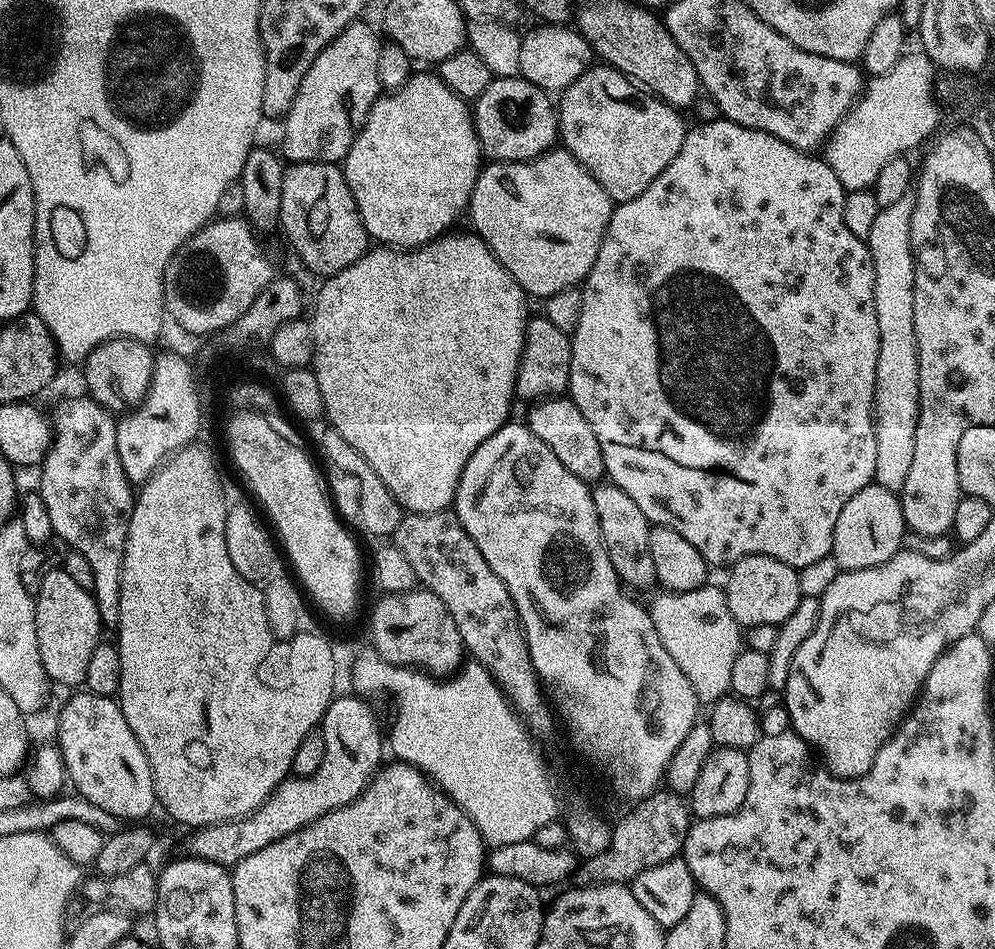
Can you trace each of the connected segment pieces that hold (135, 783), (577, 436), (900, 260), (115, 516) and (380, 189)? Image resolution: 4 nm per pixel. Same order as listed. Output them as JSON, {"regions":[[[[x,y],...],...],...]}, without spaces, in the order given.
{"regions":[[[[80,690],[65,702],[55,737],[67,779],[82,798],[103,806],[121,822],[140,822],[157,807],[158,801],[150,762],[130,730],[119,703],[111,696]]],[[[561,394],[546,400],[537,400],[529,408],[532,409],[526,417],[528,429],[538,438],[542,438],[542,442],[546,442],[550,450],[554,450],[558,462],[562,462],[562,466],[566,466],[570,474],[582,478],[589,486],[605,479],[602,446],[598,446],[598,438],[594,435],[594,429],[590,427],[590,422],[586,422],[582,410],[578,410],[574,401],[567,395]]],[[[907,192],[890,206],[880,209],[866,241],[874,266],[874,310],[878,314],[878,338],[880,339],[874,409],[878,442],[875,483],[897,494],[906,482],[906,474],[910,474],[910,462],[914,459],[914,430],[918,416],[918,350],[914,338],[914,258],[910,246],[910,218],[914,218],[915,201],[915,195]]],[[[84,394],[62,401],[50,412],[50,419],[52,444],[38,468],[38,491],[50,513],[53,533],[61,536],[71,551],[82,554],[90,562],[90,570],[94,570],[94,586],[90,591],[98,606],[101,625],[116,626],[120,623],[120,567],[134,503],[134,486],[122,470],[116,449],[116,420],[107,408]]],[[[417,71],[398,89],[389,91],[376,97],[372,103],[370,114],[366,122],[360,128],[360,132],[354,138],[350,150],[344,155],[342,161],[344,177],[350,186],[350,194],[356,203],[358,214],[362,218],[362,226],[367,230],[369,237],[377,245],[395,248],[397,250],[411,250],[421,248],[424,244],[429,244],[432,240],[439,240],[441,236],[449,231],[448,228],[456,220],[456,215],[463,213],[468,207],[468,199],[474,190],[474,182],[478,178],[482,167],[482,153],[476,128],[472,124],[472,110],[469,101],[463,100],[446,82],[442,82],[439,75],[428,72]]]]}

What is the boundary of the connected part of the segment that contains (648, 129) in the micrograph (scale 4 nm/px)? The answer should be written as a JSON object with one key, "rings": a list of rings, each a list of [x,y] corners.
{"rings":[[[589,66],[570,86],[566,86],[558,96],[558,140],[567,148],[594,178],[606,190],[606,194],[616,204],[626,202],[630,198],[638,198],[670,162],[674,162],[674,154],[682,150],[682,142],[686,131],[686,123],[679,111],[671,108],[664,100],[653,96],[651,92],[635,84],[629,76],[623,76],[616,68],[607,66]]]}

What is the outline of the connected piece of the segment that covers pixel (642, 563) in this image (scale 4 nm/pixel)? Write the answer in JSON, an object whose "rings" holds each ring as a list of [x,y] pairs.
{"rings":[[[600,482],[592,488],[594,510],[598,510],[598,526],[606,554],[610,554],[610,566],[618,574],[620,583],[632,588],[648,588],[656,584],[654,558],[650,558],[650,530],[646,514],[634,503],[634,498],[626,494],[618,485],[611,482]]]}

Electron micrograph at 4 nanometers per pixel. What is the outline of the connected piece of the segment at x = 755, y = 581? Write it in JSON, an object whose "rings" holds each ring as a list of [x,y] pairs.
{"rings":[[[754,554],[731,565],[727,572],[728,584],[723,585],[724,597],[730,614],[736,619],[737,624],[745,629],[771,624],[779,626],[798,609],[801,599],[798,590],[798,571],[786,562],[778,562],[778,558]]]}

